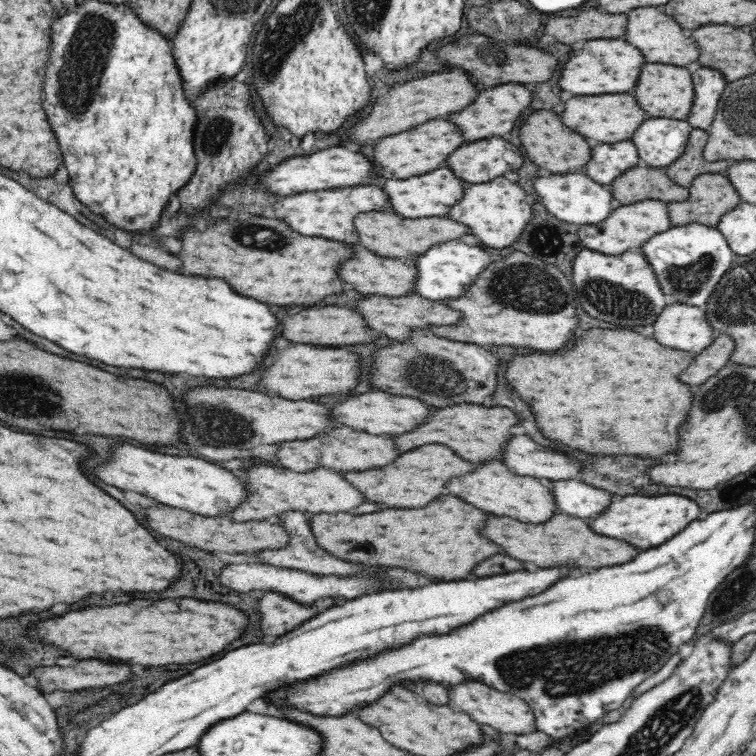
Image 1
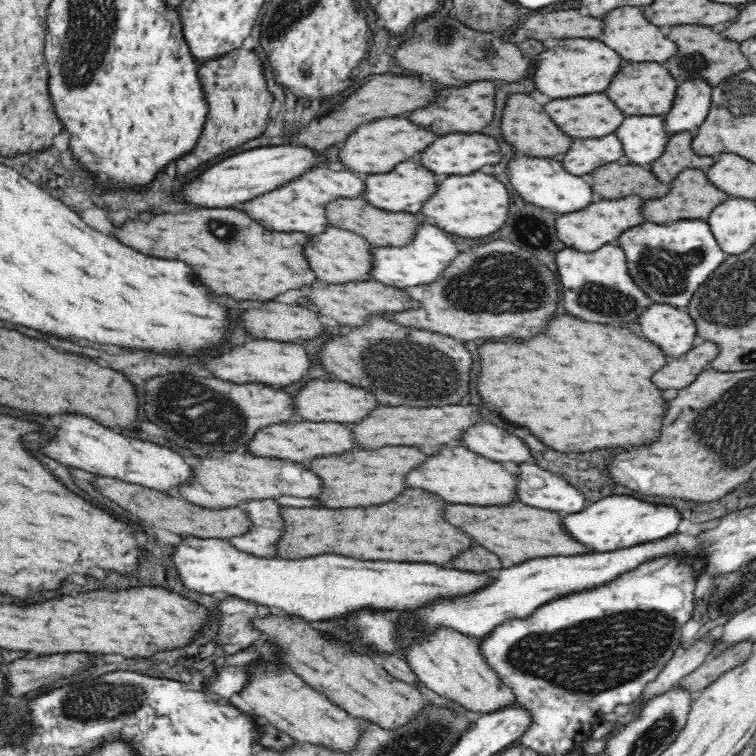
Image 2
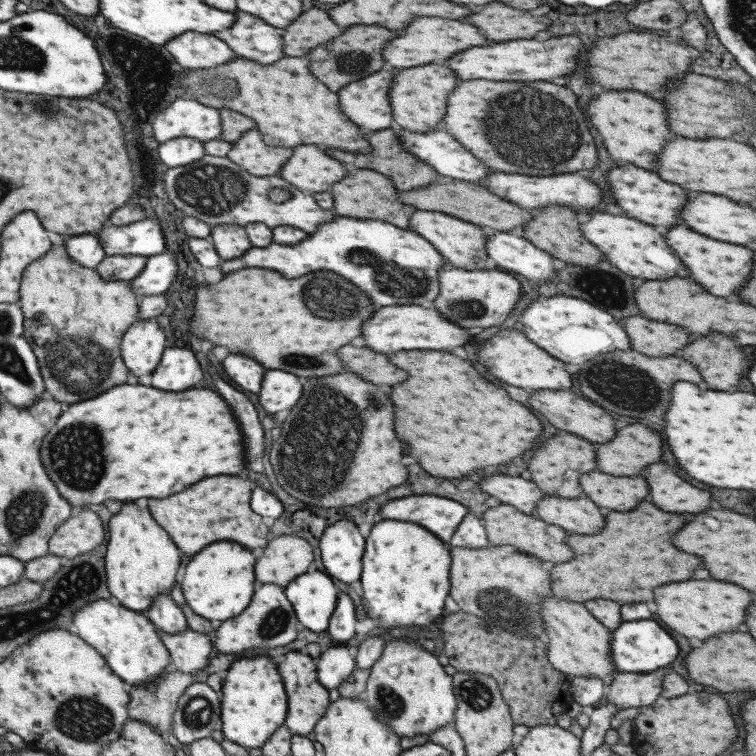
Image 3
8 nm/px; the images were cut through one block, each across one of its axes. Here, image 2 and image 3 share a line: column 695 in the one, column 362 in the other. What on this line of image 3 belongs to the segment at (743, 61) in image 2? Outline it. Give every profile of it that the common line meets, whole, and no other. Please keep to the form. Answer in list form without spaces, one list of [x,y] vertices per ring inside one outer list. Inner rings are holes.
[[[349,26],[343,33],[335,38],[313,47],[305,56],[309,63],[307,69],[319,82],[323,82],[331,92],[337,92],[343,85],[347,85],[355,80],[361,80],[379,71],[379,66],[383,66],[379,48],[391,40],[395,32],[389,32],[379,26]]]

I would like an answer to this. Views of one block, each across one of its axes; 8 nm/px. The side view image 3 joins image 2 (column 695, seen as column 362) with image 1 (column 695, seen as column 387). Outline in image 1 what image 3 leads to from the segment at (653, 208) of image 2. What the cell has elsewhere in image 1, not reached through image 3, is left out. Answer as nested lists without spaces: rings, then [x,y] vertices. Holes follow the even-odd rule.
[[[727,173],[700,174],[689,191],[688,200],[668,203],[674,226],[698,223],[718,227],[720,218],[741,203],[740,193]]]

